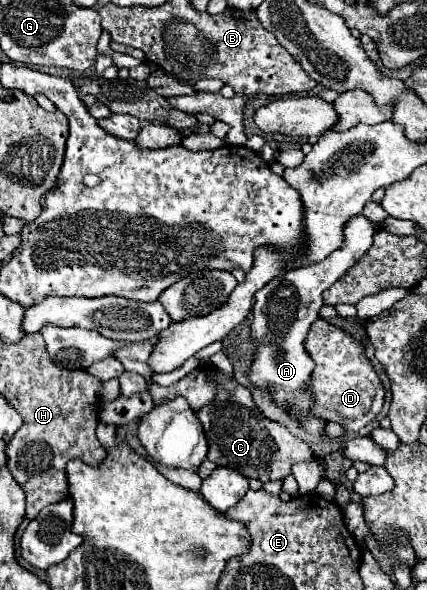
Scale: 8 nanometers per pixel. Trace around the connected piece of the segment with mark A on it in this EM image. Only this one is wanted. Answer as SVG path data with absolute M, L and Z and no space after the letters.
M363 214L349 218L343 228L343 244L339 250L335 250L331 256L327 256L319 264L289 270L273 278L255 294L255 306L253 306L255 318L251 324L251 336L257 344L257 350L255 350L253 366L249 372L249 380L255 386L261 386L267 394L271 394L273 402L279 408L285 408L285 404L289 404L291 408L297 408L303 414L303 420L299 422L299 426L317 438L323 438L325 422L313 416L311 418L307 416L307 410L311 408L311 394L307 390L307 382L313 372L313 360L303 350L303 340L313 320L319 318L319 310L323 306L321 294L329 286L333 286L337 278L341 278L371 248L375 230L377 226L371 220L367 220Z

